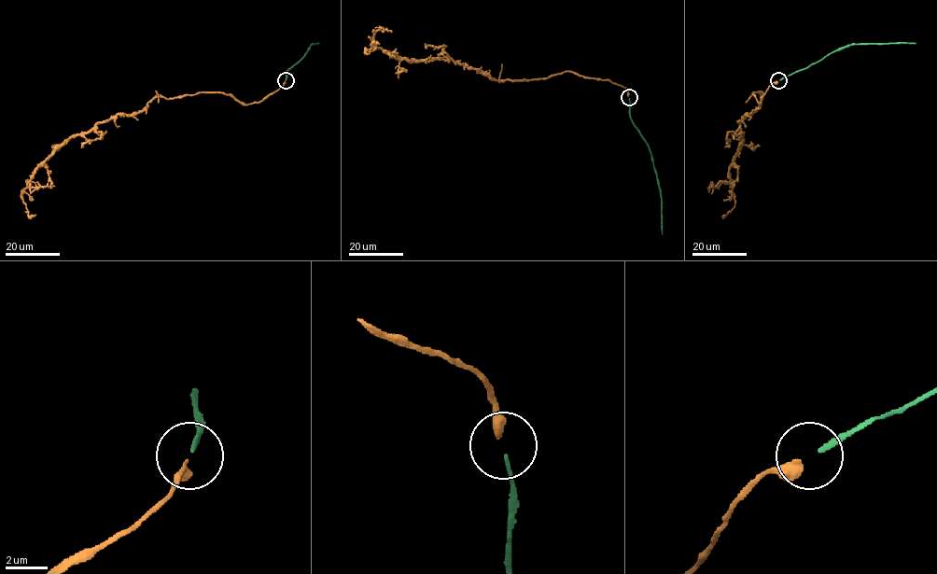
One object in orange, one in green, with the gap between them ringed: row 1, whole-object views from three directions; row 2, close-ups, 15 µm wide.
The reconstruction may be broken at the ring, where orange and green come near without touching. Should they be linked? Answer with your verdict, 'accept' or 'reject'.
accept

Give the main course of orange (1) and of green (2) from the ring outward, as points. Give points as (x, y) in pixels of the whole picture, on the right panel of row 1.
1: (777, 81), (759, 104), (752, 93), (761, 105), (739, 121), (740, 148), (730, 168), (735, 203), (725, 215)
2: (780, 80), (850, 45), (916, 43)

